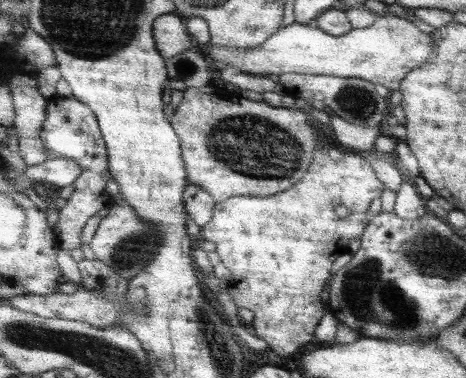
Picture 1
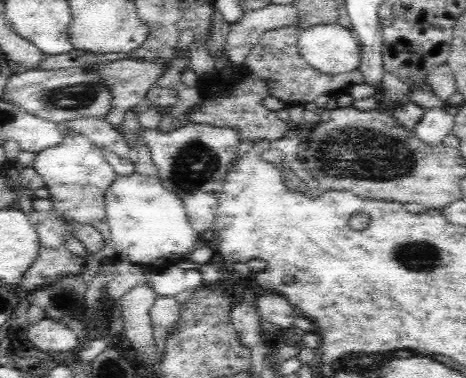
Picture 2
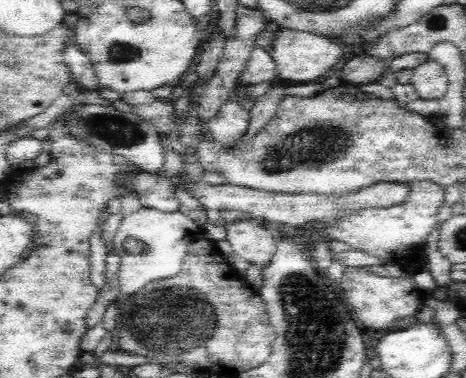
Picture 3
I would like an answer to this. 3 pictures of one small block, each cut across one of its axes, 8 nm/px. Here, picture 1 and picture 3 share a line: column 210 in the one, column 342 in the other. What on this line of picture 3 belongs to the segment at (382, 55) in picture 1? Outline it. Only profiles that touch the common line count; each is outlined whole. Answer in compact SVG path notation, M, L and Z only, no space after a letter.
M278 30L276 40L272 44L272 62L276 66L276 76L288 84L306 84L318 82L322 74L332 70L340 58L348 56L348 50L340 44L332 44L326 38L310 32L296 32L296 30Z

